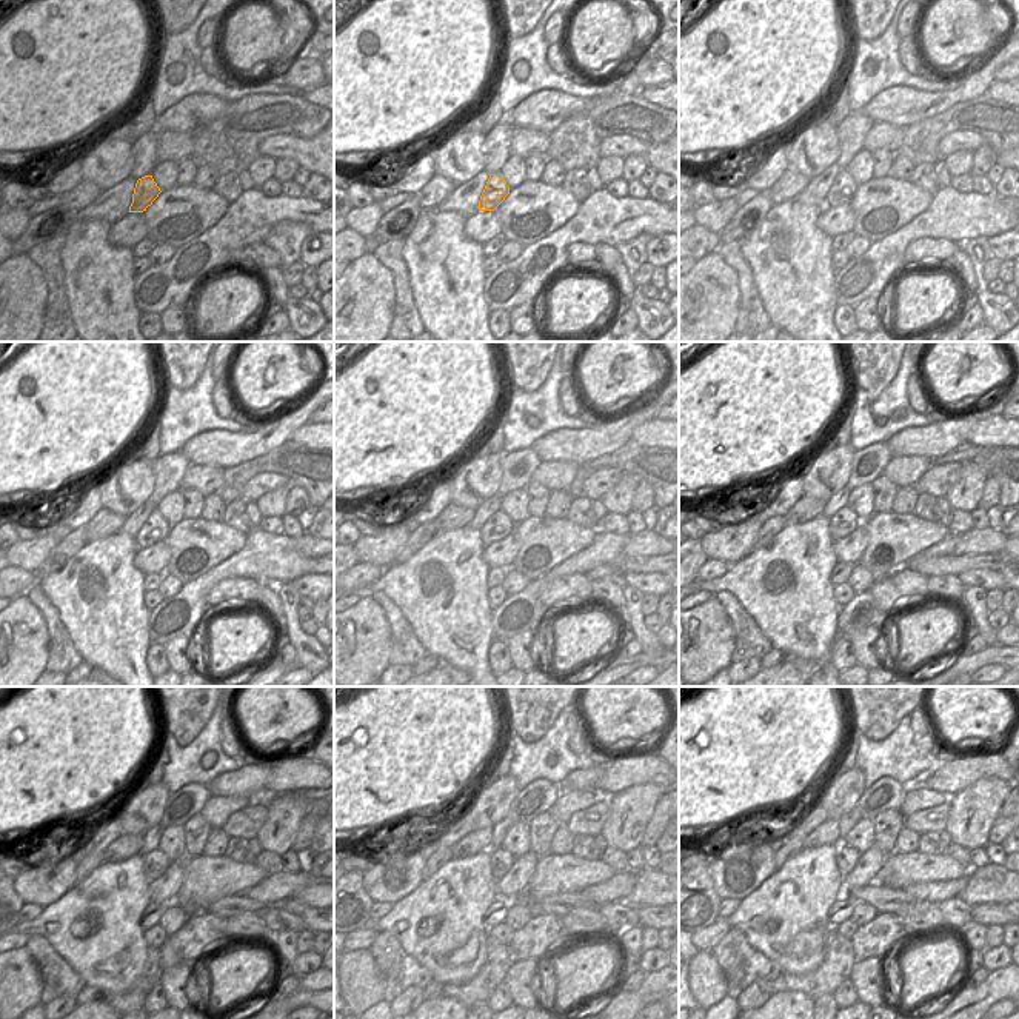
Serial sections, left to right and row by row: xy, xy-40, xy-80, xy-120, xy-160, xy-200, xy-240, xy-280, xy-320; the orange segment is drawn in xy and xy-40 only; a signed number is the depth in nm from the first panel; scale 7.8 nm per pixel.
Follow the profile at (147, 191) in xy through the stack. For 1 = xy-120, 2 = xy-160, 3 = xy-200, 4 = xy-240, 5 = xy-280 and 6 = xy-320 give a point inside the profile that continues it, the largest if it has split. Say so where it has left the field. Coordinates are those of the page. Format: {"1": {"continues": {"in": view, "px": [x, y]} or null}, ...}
{"1": {"continues": {"in": "xy-120", "px": [156, 528]}}, "2": {"continues": {"in": "xy-160", "px": [499, 525]}}, "3": {"continues": {"in": "xy-200", "px": [844, 522]}}, "4": {"continues": {"in": "xy-240", "px": [156, 862]}}, "5": {"continues": {"in": "xy-280", "px": [501, 859]}}, "6": {"continues": {"in": "xy-320", "px": [845, 856]}}}

